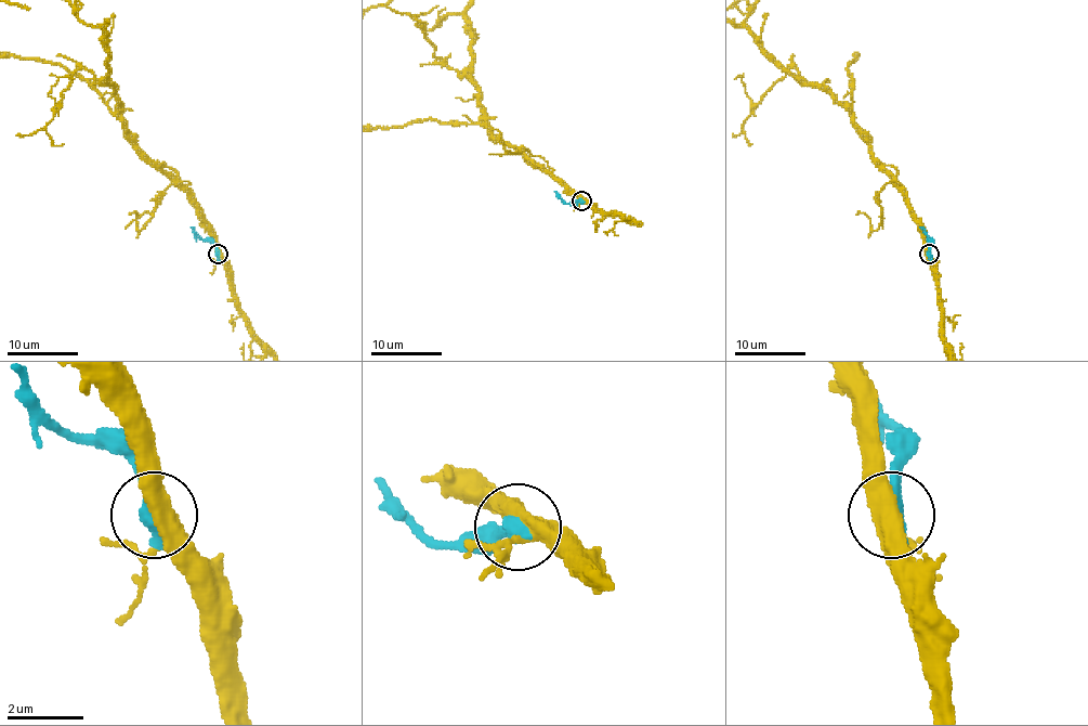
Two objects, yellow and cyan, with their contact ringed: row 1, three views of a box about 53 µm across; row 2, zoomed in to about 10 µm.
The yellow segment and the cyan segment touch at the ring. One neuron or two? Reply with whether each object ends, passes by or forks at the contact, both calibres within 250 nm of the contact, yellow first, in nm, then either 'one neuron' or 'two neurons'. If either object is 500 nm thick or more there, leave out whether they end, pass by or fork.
calibres 400 and 550 nm; two neurons

